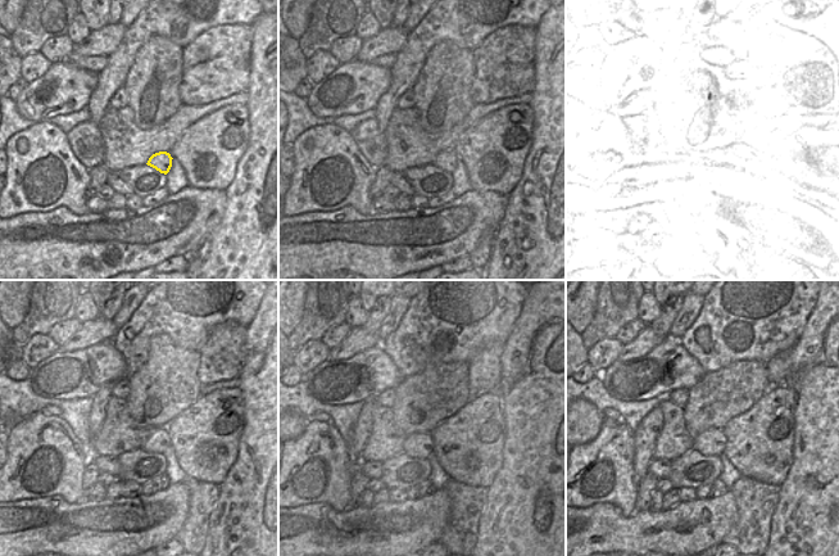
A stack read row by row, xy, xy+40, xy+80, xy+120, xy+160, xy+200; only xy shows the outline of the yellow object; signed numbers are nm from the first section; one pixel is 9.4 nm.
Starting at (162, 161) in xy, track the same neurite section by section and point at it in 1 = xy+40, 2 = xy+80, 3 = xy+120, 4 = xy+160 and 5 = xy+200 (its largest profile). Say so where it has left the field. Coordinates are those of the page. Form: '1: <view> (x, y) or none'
1: xy+40 (447, 161)
2: xy+80 (731, 157)
3: xy+120 (158, 441)
4: xy+160 (420, 444)
5: xy+200 (712, 442)

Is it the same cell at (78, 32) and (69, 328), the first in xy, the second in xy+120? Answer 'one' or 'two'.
two

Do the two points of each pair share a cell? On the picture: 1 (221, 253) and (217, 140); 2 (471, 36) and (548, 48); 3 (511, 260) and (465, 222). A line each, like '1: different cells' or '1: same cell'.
1: different cells
2: different cells
3: different cells

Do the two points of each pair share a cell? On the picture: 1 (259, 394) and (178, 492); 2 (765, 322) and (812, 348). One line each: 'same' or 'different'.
1: different
2: different

